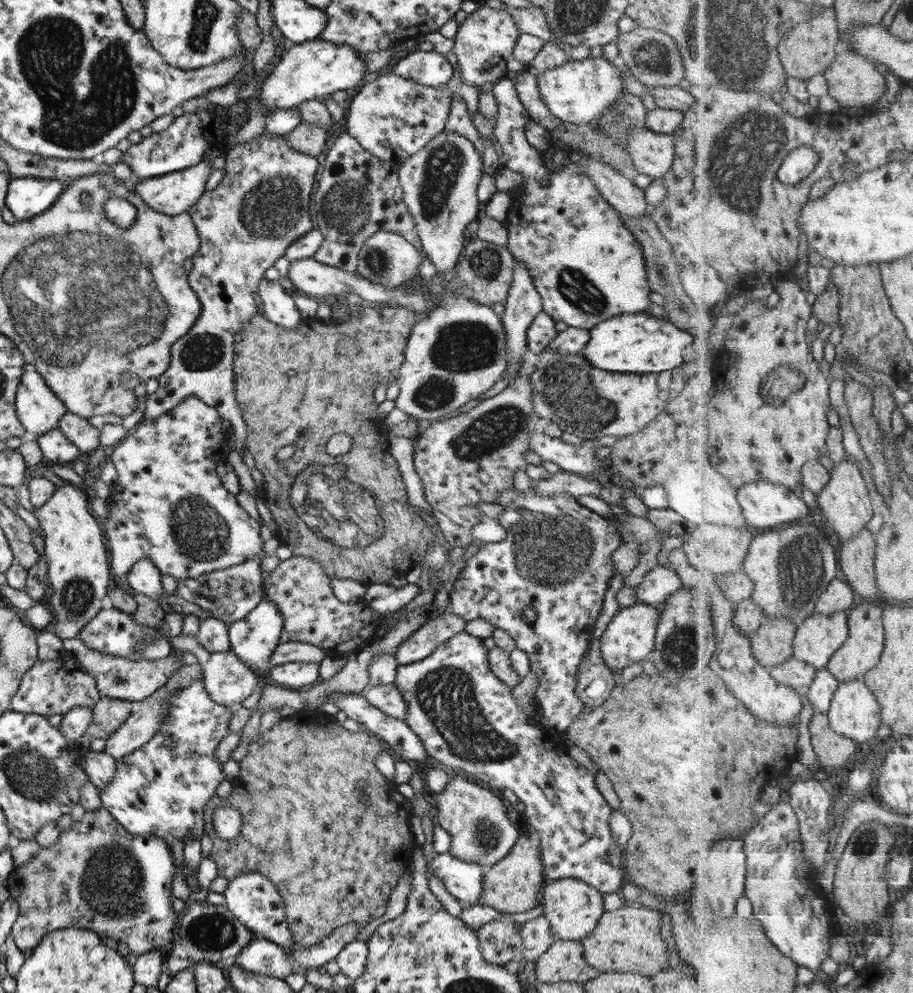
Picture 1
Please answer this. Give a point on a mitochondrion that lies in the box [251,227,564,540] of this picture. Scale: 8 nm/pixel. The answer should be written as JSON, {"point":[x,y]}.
{"point":[467,346]}

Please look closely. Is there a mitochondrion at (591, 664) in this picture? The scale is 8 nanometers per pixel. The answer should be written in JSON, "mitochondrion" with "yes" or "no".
{"mitochondrion":"no"}

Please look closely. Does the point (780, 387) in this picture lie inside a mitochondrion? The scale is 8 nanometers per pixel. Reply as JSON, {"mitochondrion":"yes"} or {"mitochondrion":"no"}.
{"mitochondrion":"yes"}

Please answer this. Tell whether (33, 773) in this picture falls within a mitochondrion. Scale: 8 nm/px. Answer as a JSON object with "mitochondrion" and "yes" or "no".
{"mitochondrion":"yes"}

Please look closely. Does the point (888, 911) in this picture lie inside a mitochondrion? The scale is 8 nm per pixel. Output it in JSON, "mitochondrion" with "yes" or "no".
{"mitochondrion":"no"}

